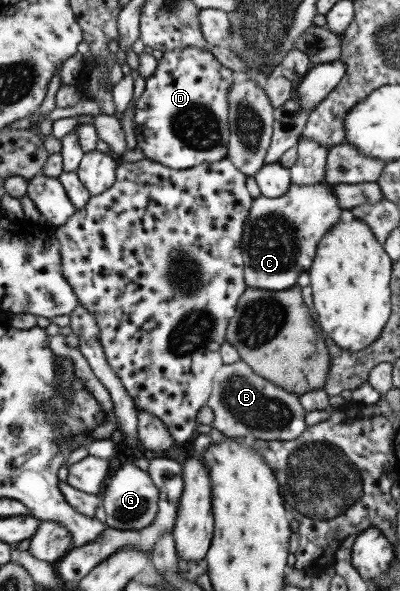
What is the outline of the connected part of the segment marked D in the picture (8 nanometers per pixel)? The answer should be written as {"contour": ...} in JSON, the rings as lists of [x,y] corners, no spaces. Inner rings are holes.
{"contour":[[[180,47],[180,49],[172,49],[172,51],[162,52],[161,58],[156,61],[156,67],[153,73],[144,80],[144,89],[135,101],[133,131],[135,135],[135,147],[139,147],[146,159],[155,161],[156,163],[164,165],[170,169],[181,170],[190,169],[192,166],[200,165],[202,163],[212,163],[218,161],[226,155],[226,147],[229,139],[229,125],[227,120],[227,106],[226,92],[232,84],[232,71],[222,66],[214,56],[210,53],[209,49],[198,49],[198,47]]]}

